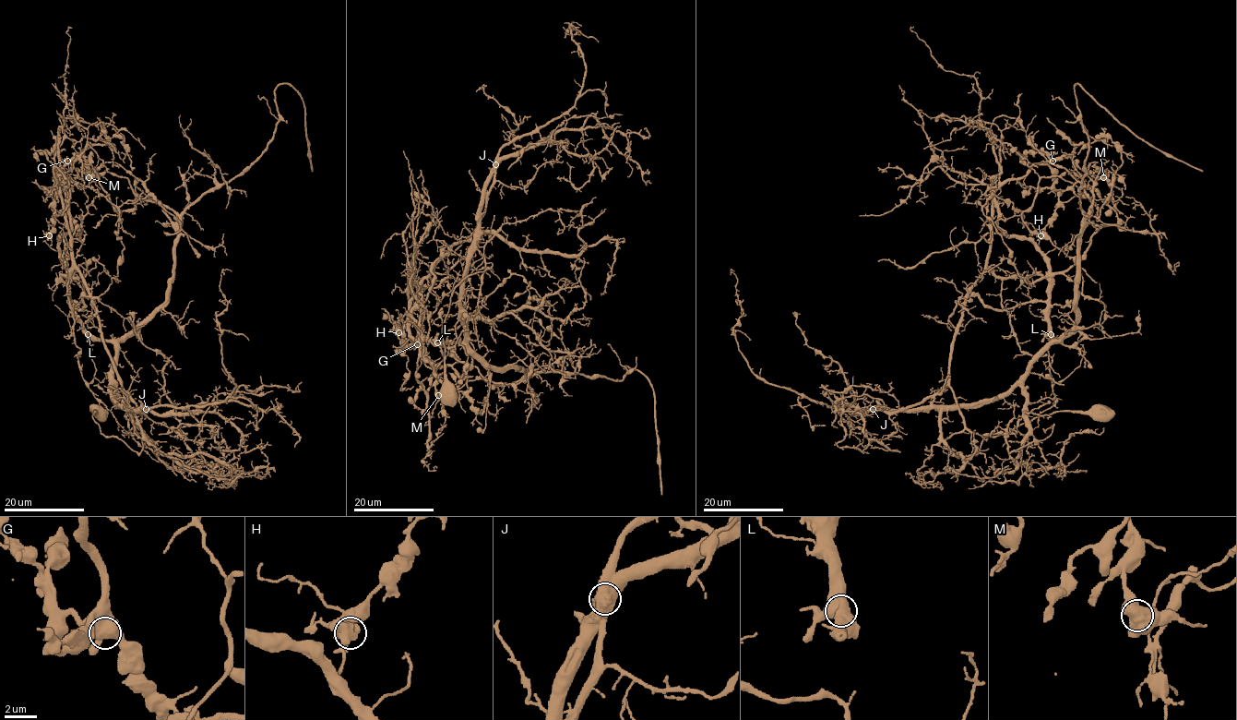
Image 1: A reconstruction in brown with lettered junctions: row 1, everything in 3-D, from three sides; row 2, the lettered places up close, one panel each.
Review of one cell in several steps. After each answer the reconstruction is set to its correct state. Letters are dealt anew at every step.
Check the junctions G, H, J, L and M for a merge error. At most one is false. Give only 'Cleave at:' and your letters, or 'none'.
Cleave at: J

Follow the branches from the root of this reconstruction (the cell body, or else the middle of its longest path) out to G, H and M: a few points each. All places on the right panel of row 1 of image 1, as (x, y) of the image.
G: (1102, 414), (1037, 416), (986, 436), (977, 452), (949, 385), (962, 303), (988, 258), (993, 194), (1052, 161)
H: (1102, 414), (1037, 416), (977, 452), (949, 385), (993, 194), (1045, 163), (1058, 202), (1040, 235)
M: (1102, 414), (1037, 416), (977, 452), (949, 385), (949, 353), (988, 258), (994, 192), (1064, 156), (1103, 177)

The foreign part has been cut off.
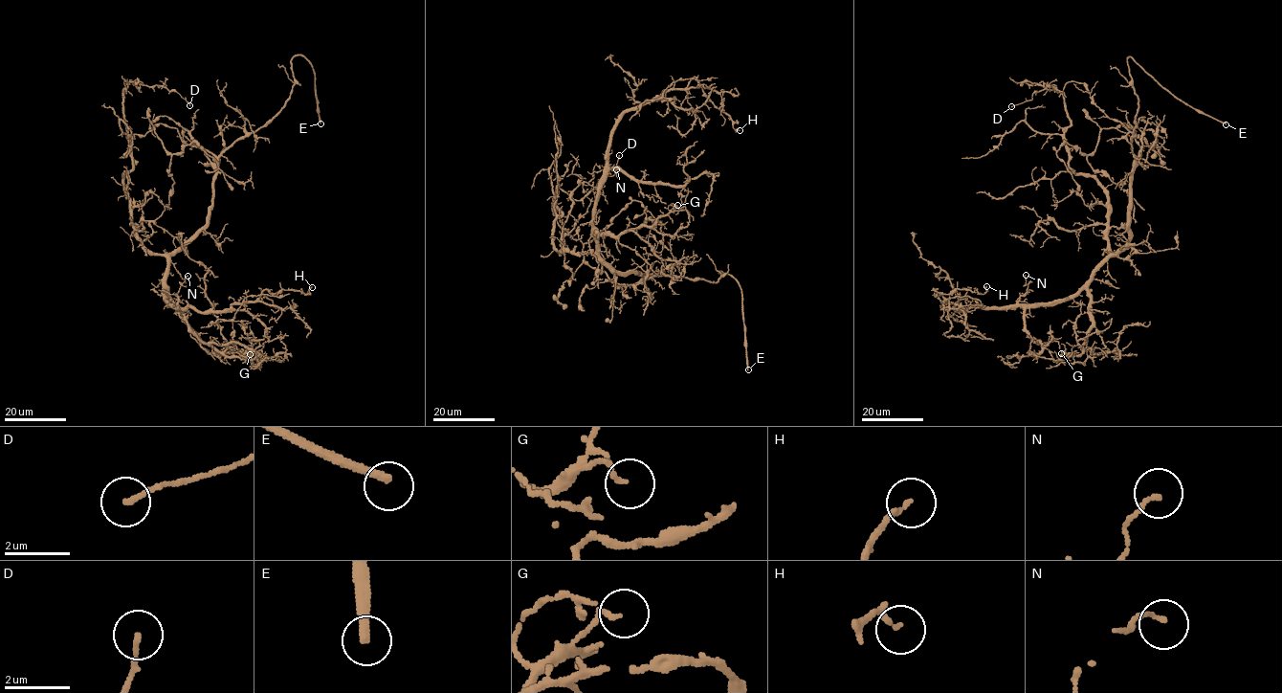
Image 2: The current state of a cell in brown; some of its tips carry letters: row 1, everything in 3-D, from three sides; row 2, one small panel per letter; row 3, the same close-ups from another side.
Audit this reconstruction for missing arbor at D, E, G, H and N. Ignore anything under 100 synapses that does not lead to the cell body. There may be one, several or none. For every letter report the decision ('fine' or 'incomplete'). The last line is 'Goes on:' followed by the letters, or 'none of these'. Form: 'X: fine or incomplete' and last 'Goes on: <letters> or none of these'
D: fine
E: incomplete
G: fine
H: fine
N: fine
Goes on: E

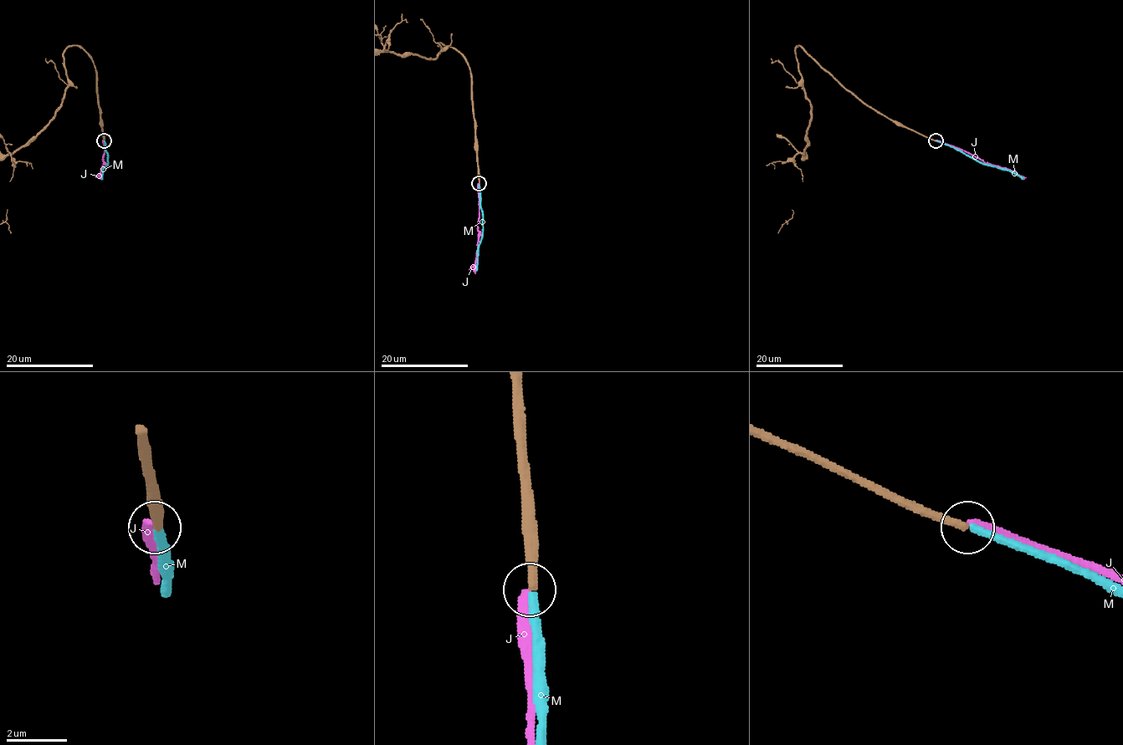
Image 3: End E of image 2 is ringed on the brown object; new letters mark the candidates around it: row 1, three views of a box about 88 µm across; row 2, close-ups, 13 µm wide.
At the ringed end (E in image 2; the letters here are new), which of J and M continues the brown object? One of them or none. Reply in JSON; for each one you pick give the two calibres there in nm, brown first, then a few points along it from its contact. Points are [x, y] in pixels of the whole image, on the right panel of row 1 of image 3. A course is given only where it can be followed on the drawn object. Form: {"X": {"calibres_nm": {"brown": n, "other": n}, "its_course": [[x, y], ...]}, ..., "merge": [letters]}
{"M": {"calibres_nm": {"brown": 280, "other": 280}, "its_course": [[936, 140], [983, 163], [1013, 170], [1023, 180]]}, "merge": ["M"]}

